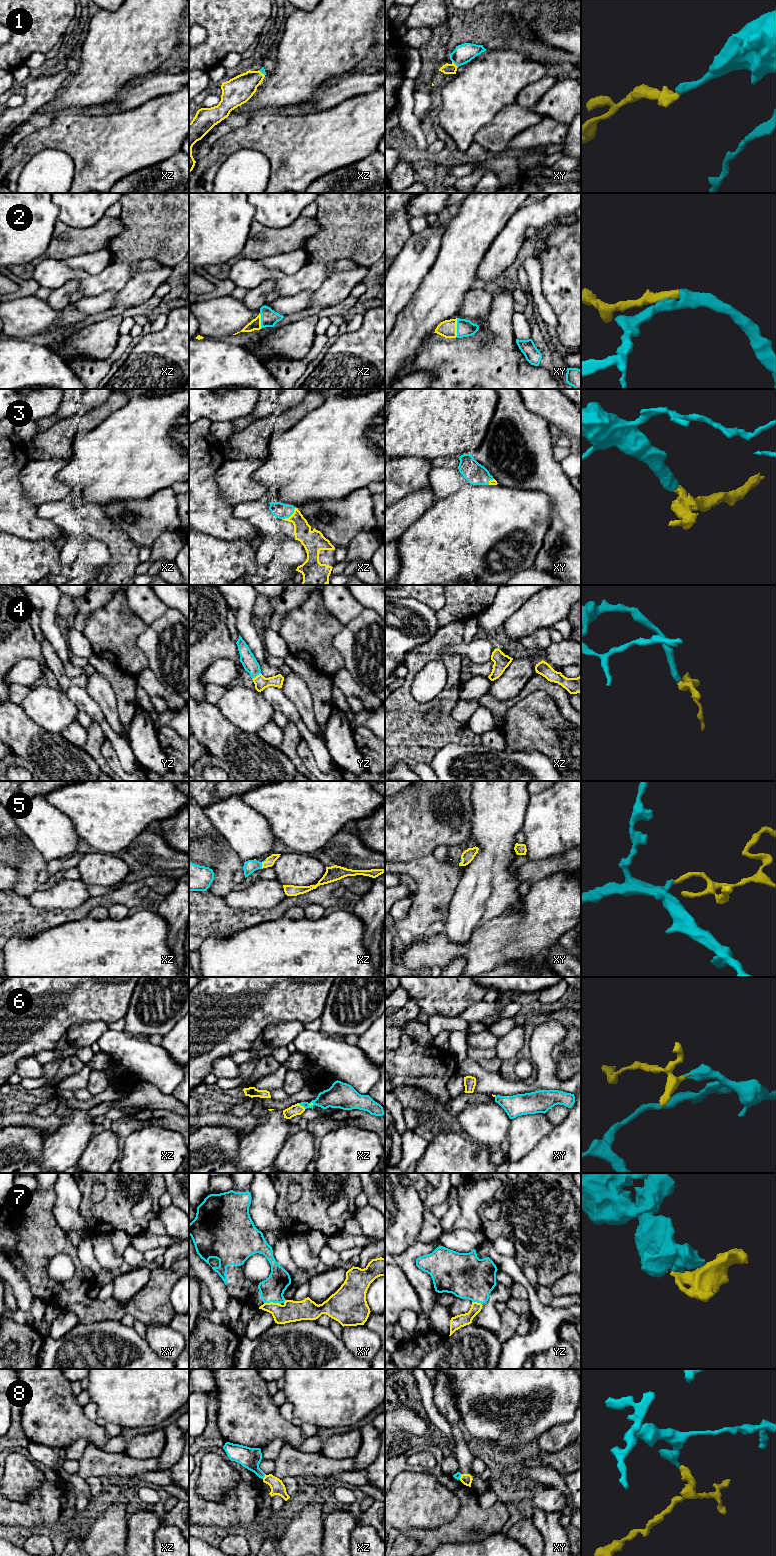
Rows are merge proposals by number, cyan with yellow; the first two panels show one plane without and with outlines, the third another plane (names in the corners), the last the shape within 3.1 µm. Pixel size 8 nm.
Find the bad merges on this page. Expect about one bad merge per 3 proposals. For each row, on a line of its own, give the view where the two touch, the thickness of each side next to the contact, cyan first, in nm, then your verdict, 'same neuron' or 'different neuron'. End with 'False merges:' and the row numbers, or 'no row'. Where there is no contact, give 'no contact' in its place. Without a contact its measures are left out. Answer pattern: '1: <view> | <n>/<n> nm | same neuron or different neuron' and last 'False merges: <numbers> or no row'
1: xy | 160/80 nm | same neuron
2: xy | 140/140 nm | same neuron
3: xz | 130/150 nm | same neuron
4: yz | 120/100 nm | same neuron
5: xz | 100/70 nm | same neuron
6: xz | 160/90 nm | same neuron
7: xy | 190/170 nm | same neuron
8: xz | 170/110 nm | same neuron
False merges: no row

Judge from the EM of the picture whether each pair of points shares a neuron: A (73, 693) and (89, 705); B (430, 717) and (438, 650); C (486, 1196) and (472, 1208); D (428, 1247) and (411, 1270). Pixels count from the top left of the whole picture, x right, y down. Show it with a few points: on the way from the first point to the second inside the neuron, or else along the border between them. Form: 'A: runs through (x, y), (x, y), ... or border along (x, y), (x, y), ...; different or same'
A: runs through (77, 695), (85, 702); same
B: border along (438, 706), (433, 706), (424, 716), (427, 723); different
C: runs through (482, 1197), (475, 1204); same
D: runs through (421, 1248), (411, 1258), (411, 1263); same

